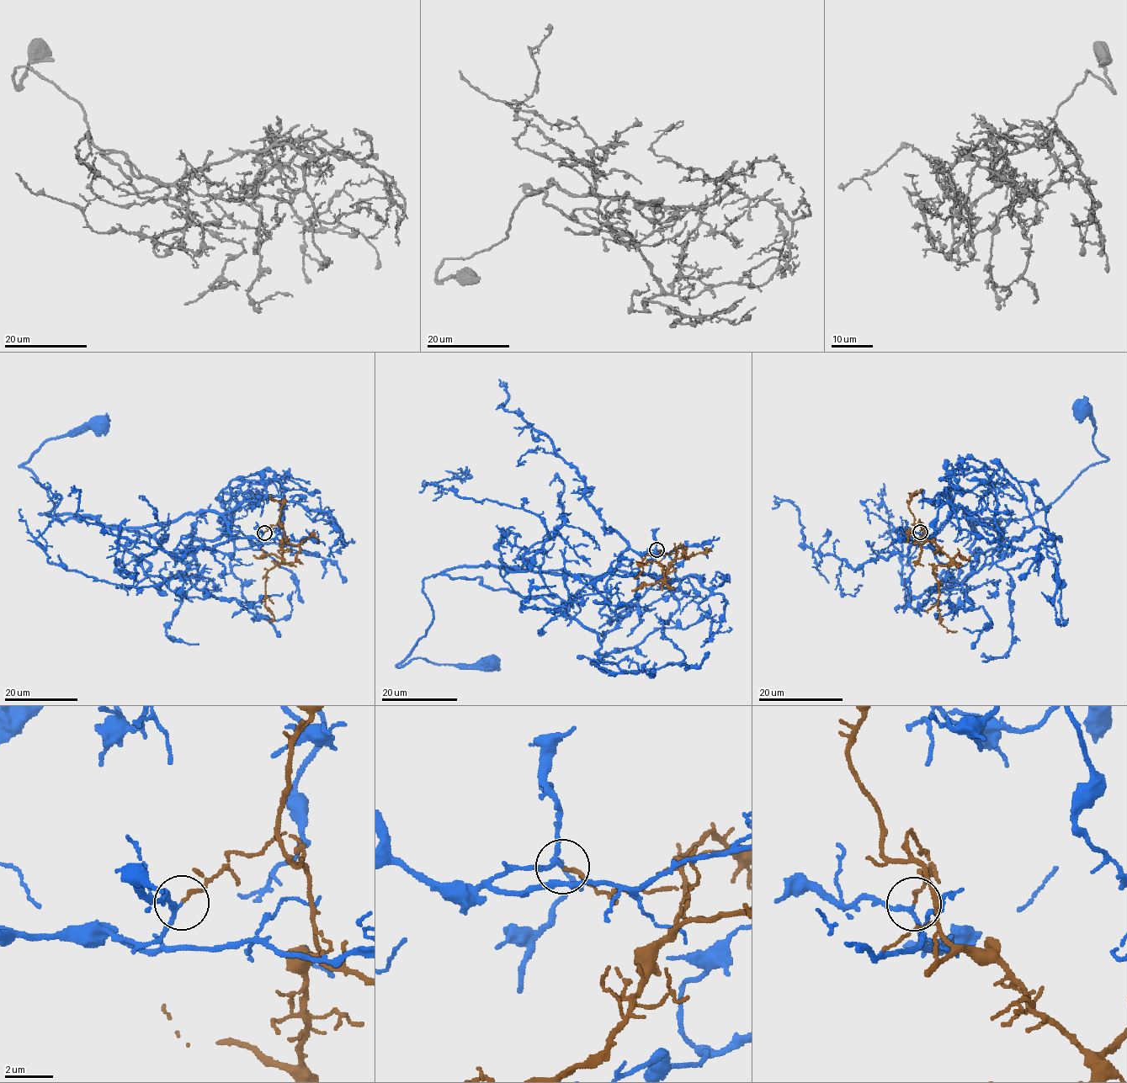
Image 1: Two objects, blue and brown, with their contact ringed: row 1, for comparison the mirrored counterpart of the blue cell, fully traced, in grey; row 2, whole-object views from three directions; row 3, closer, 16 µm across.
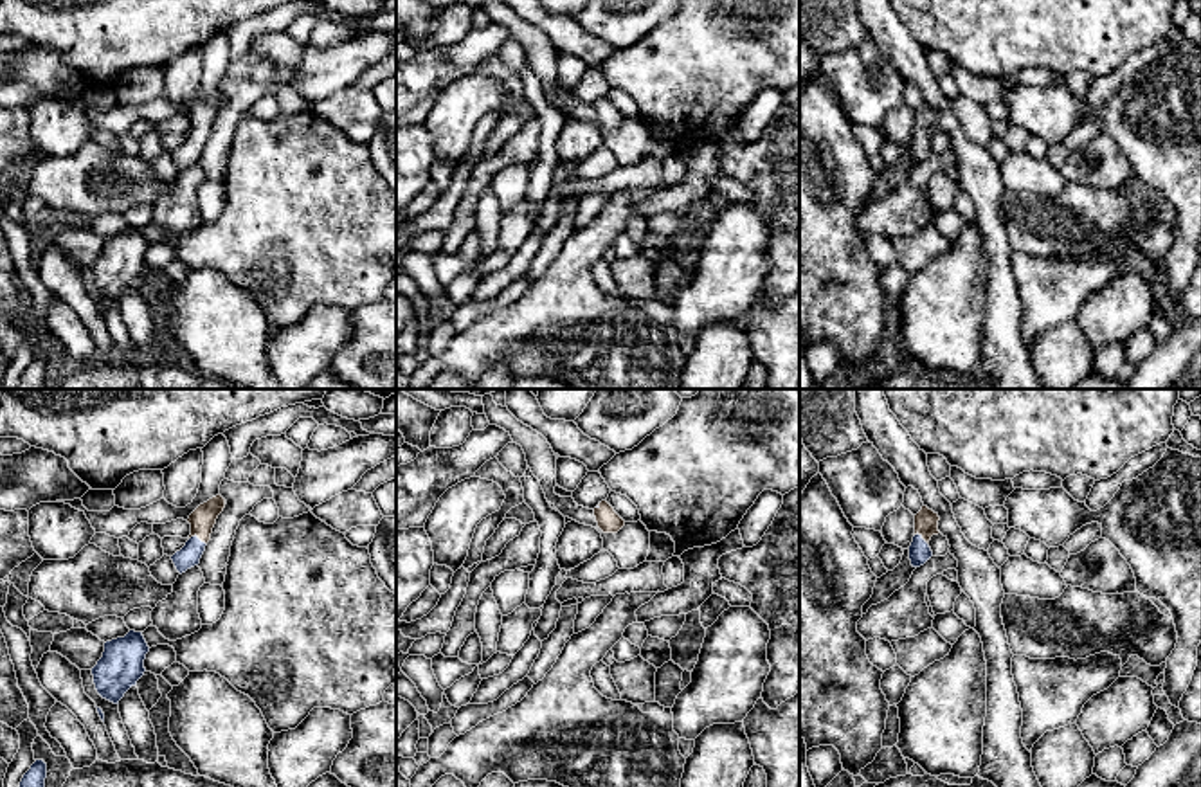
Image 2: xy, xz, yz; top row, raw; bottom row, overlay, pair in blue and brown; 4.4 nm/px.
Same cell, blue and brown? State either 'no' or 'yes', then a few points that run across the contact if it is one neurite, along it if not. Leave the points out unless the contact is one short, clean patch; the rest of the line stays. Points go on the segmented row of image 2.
no

